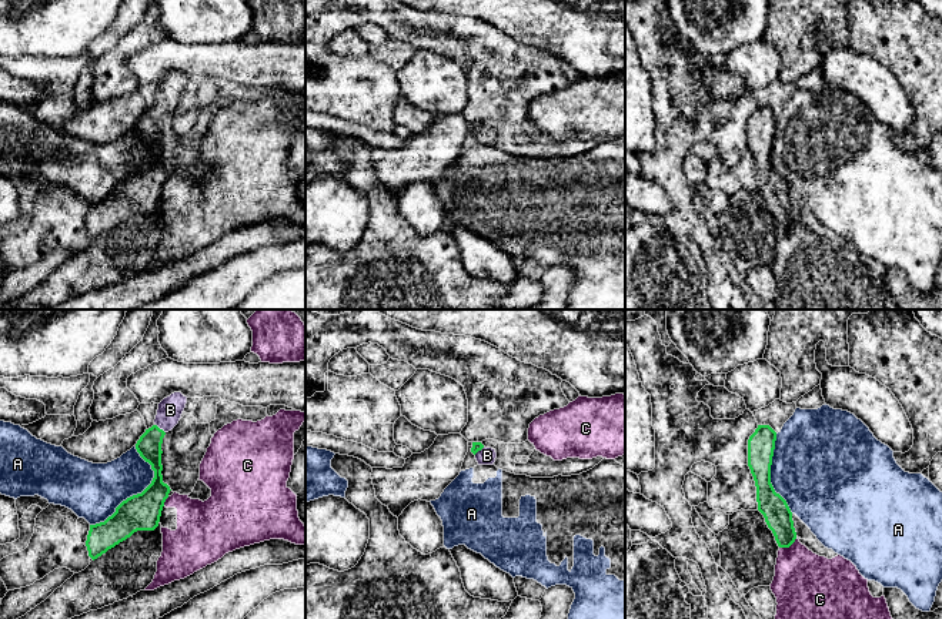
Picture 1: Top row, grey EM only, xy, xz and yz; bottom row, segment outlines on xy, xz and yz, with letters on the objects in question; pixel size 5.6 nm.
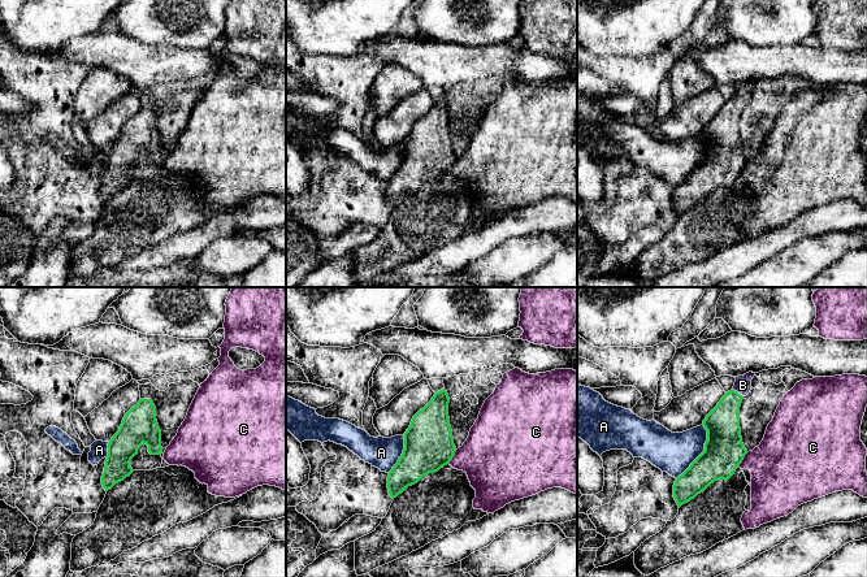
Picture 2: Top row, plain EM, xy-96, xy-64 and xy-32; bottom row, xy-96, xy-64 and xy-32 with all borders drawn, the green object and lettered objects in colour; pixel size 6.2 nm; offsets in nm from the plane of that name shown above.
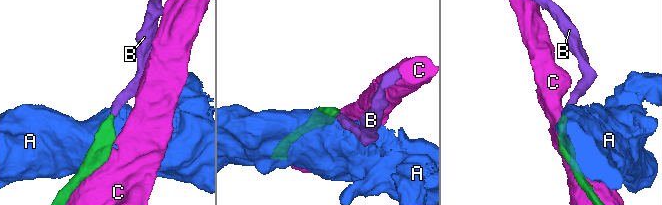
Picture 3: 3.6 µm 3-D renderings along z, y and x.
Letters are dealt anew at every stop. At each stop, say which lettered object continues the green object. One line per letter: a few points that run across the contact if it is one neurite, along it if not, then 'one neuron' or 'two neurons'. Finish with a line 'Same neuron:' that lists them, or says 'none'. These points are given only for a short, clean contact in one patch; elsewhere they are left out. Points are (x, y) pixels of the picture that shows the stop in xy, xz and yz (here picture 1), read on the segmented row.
A: two neurons
B: line xy (149, 445), (159, 428), (170, 410); one neuron
C: two neurons
Same neuron: B

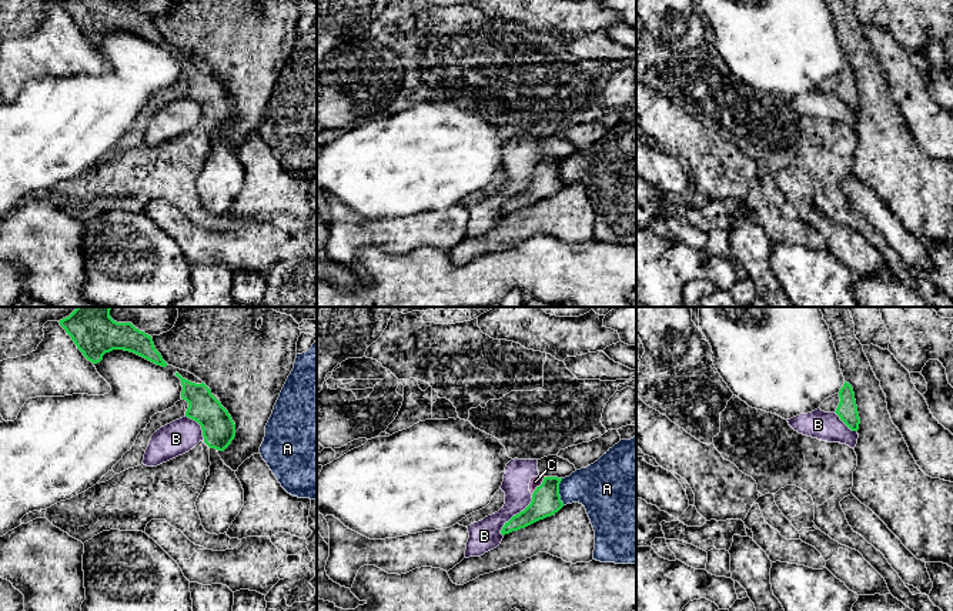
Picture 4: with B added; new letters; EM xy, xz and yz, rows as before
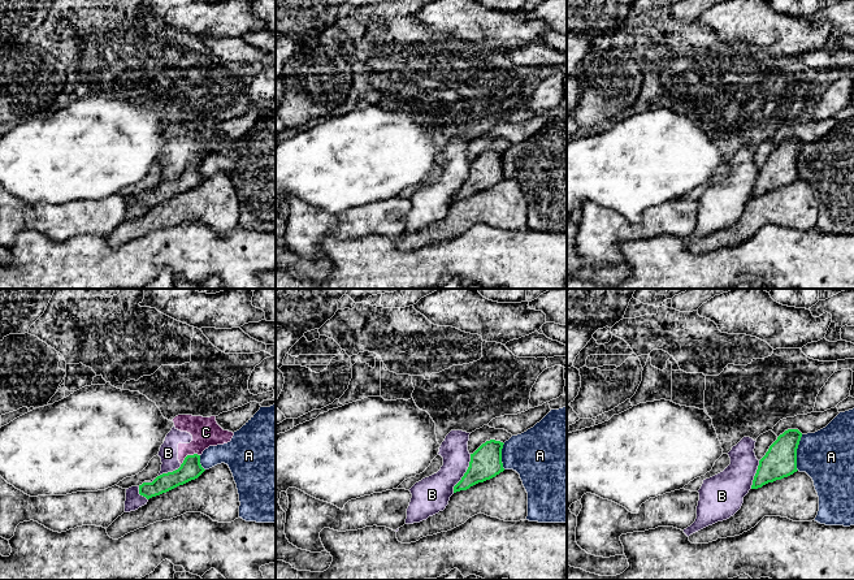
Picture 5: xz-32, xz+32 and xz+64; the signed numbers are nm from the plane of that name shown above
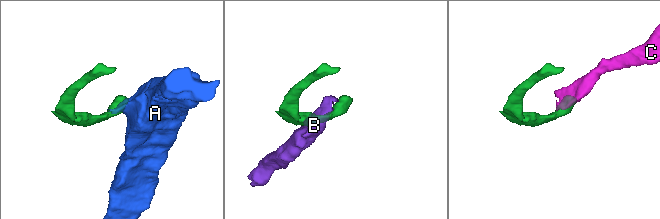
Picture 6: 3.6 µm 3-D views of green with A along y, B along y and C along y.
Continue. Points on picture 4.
A: line xz (561, 478), (559, 500), (564, 504); two neurons
B: line xz (532, 494), (532, 500), (502, 527), (502, 536); two neurons
C: line xz (545, 477), (532, 494); two neurons
Same neuron: none

